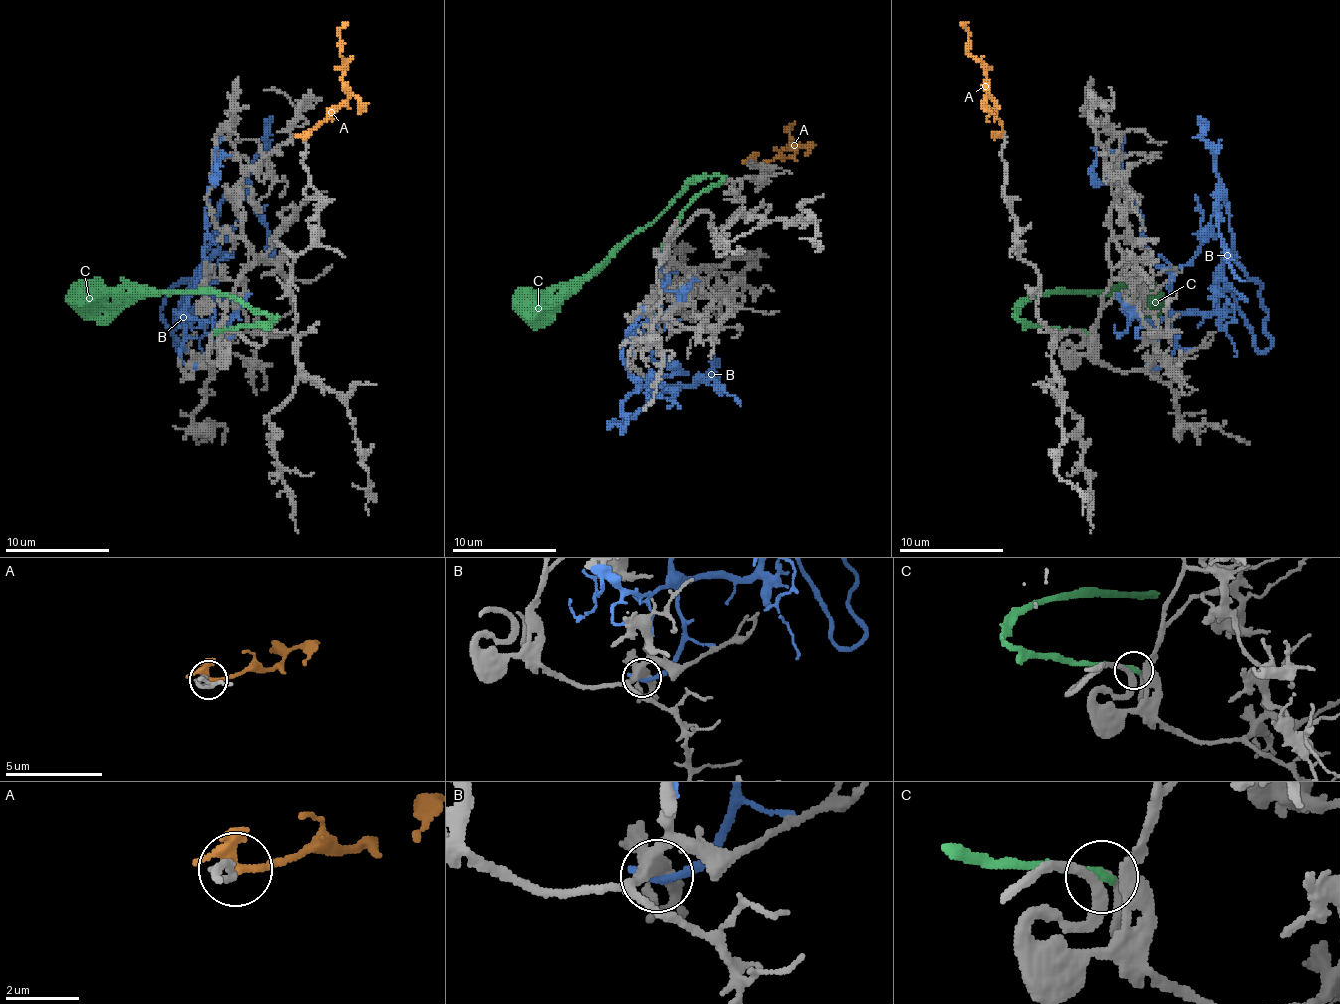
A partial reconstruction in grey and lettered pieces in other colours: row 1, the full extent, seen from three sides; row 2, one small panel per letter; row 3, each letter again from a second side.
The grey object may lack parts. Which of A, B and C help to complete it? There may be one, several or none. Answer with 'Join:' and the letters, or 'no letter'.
Join: A, C

